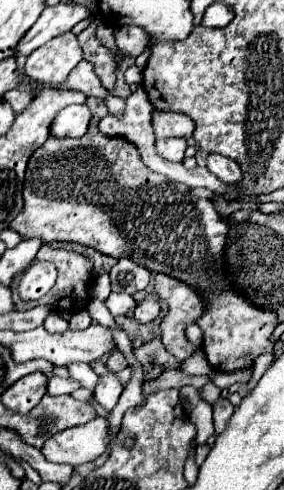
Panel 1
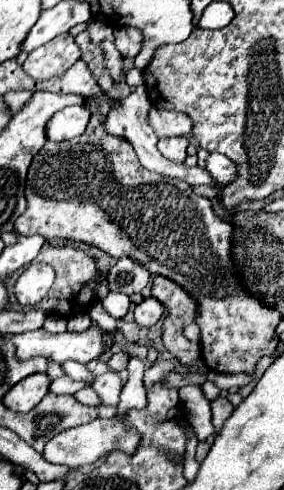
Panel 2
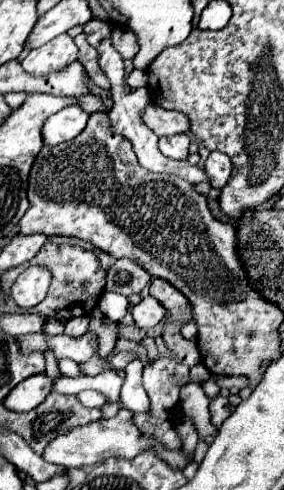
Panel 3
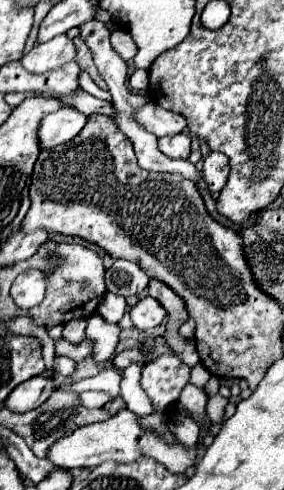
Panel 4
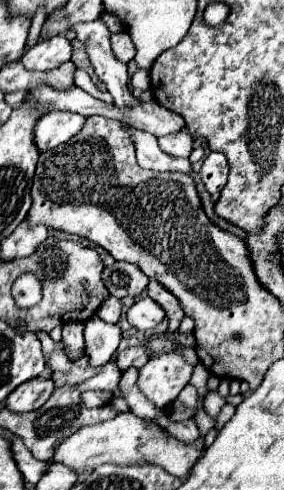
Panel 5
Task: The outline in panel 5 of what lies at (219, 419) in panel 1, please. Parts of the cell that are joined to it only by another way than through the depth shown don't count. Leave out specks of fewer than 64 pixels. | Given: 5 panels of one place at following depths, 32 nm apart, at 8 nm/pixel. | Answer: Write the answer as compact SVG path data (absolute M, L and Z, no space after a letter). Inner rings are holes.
M208 392L204 396L204 410L214 420L218 418L218 414L220 414L220 410L222 410L224 404L226 404L226 398L222 398L218 392Z

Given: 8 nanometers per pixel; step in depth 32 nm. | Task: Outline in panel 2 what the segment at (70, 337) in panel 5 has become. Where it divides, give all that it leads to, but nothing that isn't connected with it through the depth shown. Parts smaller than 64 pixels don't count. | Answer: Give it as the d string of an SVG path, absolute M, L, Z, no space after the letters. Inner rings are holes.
M82 312L78 316L68 318L68 330L72 330L72 332L82 332L82 330L90 328L90 324L92 324L92 320L90 320L88 312Z

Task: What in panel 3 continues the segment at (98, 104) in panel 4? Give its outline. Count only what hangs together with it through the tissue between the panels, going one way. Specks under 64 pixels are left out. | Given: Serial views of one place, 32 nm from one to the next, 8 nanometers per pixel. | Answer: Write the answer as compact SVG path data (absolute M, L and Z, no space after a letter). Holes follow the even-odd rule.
M88 94L88 96L80 96L80 108L84 108L86 112L100 112L104 110L104 104L100 102L100 98Z

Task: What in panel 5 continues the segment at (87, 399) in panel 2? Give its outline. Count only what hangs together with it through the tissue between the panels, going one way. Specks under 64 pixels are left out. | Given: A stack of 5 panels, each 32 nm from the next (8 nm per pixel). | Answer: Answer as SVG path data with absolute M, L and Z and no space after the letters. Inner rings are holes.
M87 391L81 394L83 403L88 408L103 406L111 401L112 394L101 391Z

